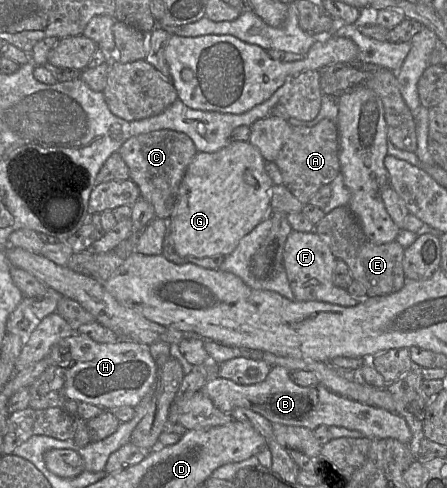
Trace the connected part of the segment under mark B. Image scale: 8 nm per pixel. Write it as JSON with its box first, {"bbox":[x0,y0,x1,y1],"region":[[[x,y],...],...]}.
{"bbox":[201,366,410,444],"region":[[[275,366],[263,382],[255,385],[239,385],[216,376],[208,380],[201,391],[224,413],[231,414],[236,408],[247,408],[262,415],[273,425],[305,427],[312,431],[319,426],[337,426],[359,431],[369,440],[393,438],[404,444],[410,442],[410,429],[405,419],[398,414],[343,398],[321,385],[300,387],[291,380],[290,375],[291,372],[286,368]]]}

